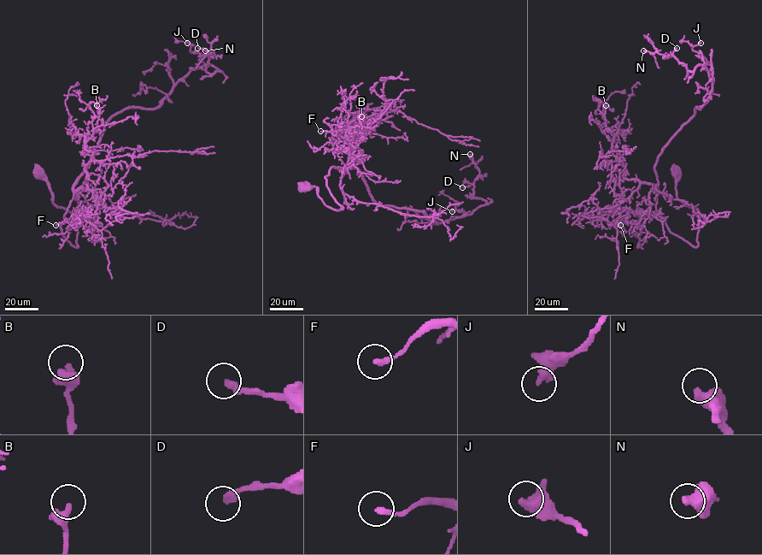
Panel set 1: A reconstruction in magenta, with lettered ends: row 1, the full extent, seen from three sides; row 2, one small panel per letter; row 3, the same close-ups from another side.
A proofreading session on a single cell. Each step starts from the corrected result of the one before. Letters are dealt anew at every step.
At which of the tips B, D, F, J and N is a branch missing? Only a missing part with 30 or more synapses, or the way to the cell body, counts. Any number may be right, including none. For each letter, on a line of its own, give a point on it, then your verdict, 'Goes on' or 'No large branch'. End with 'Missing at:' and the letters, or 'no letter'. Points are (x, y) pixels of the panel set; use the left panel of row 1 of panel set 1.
B: Place: (96, 105). No large branch
D: Place: (197, 48). No large branch
F: Place: (55, 225). No large branch
J: Place: (187, 43). No large branch
N: Place: (205, 50). No large branch
Missing at: no letter

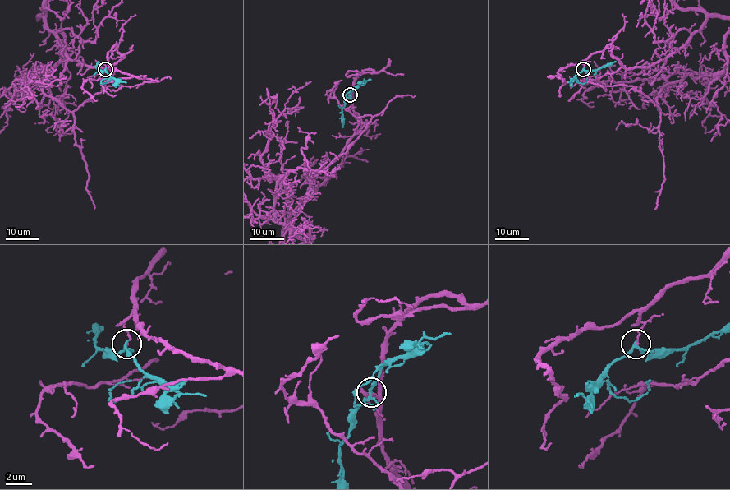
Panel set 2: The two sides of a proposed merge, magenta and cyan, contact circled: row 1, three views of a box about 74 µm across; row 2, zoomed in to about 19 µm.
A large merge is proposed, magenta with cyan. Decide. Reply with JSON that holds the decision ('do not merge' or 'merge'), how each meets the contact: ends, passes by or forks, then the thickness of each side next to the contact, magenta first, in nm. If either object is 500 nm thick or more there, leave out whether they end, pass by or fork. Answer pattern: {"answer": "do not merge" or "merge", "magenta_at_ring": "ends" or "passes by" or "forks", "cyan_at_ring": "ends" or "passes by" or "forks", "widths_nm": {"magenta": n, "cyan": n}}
{"answer": "do not merge", "magenta_at_ring": "ends", "cyan_at_ring": "forks", "widths_nm": {"magenta": 130, "cyan": 170}}

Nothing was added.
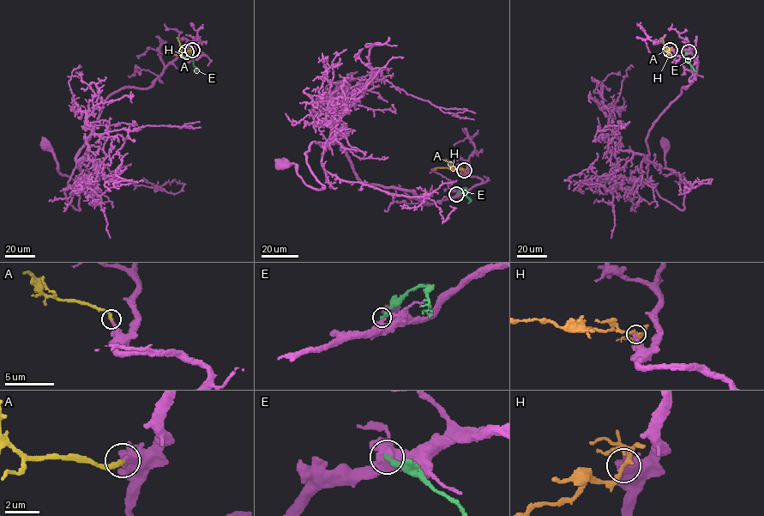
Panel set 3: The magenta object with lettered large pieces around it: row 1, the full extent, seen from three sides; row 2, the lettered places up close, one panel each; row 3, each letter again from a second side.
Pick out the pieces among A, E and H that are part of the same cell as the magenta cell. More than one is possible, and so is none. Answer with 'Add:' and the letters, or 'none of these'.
Add: A

